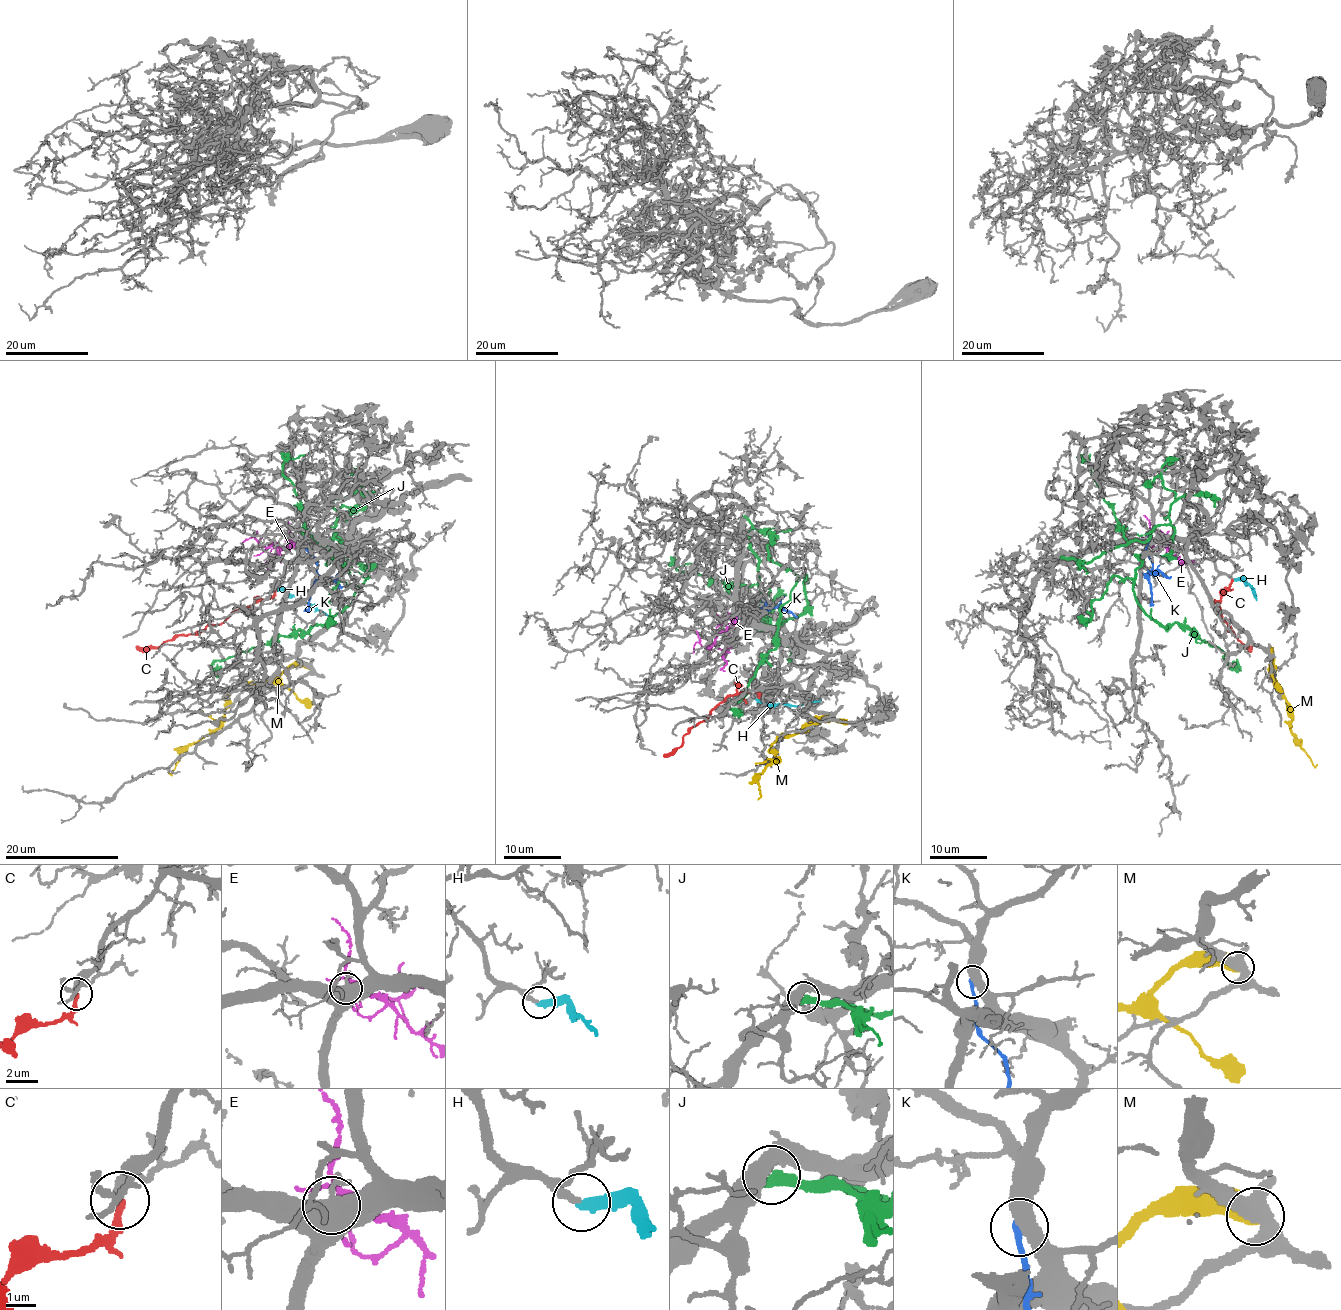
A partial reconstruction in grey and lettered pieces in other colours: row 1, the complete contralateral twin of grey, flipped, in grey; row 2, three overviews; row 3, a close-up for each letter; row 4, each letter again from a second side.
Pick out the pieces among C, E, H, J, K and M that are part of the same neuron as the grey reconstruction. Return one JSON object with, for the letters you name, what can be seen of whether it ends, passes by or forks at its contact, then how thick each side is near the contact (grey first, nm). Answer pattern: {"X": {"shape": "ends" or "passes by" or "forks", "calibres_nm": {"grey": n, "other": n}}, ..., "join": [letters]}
{"E": {"shape": "ends", "calibres_nm": {"grey": 600, "other": 190}}, "join": ["E"]}

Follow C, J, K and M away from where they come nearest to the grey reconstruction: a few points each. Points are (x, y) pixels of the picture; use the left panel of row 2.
C: (275, 589), (273, 596), (235, 611), (217, 624), (193, 633), (177, 635), (157, 647), (136, 646)
J: (335, 557), (327, 564), (334, 534), (343, 556), (369, 564), (353, 601), (326, 624), (218, 659), (209, 672)
K: (304, 532), (307, 551), (317, 569), (318, 578), (304, 611)
M: (310, 667), (290, 666), (271, 681), (243, 682), (228, 697), (224, 722), (188, 746), (172, 773), (168, 772)

